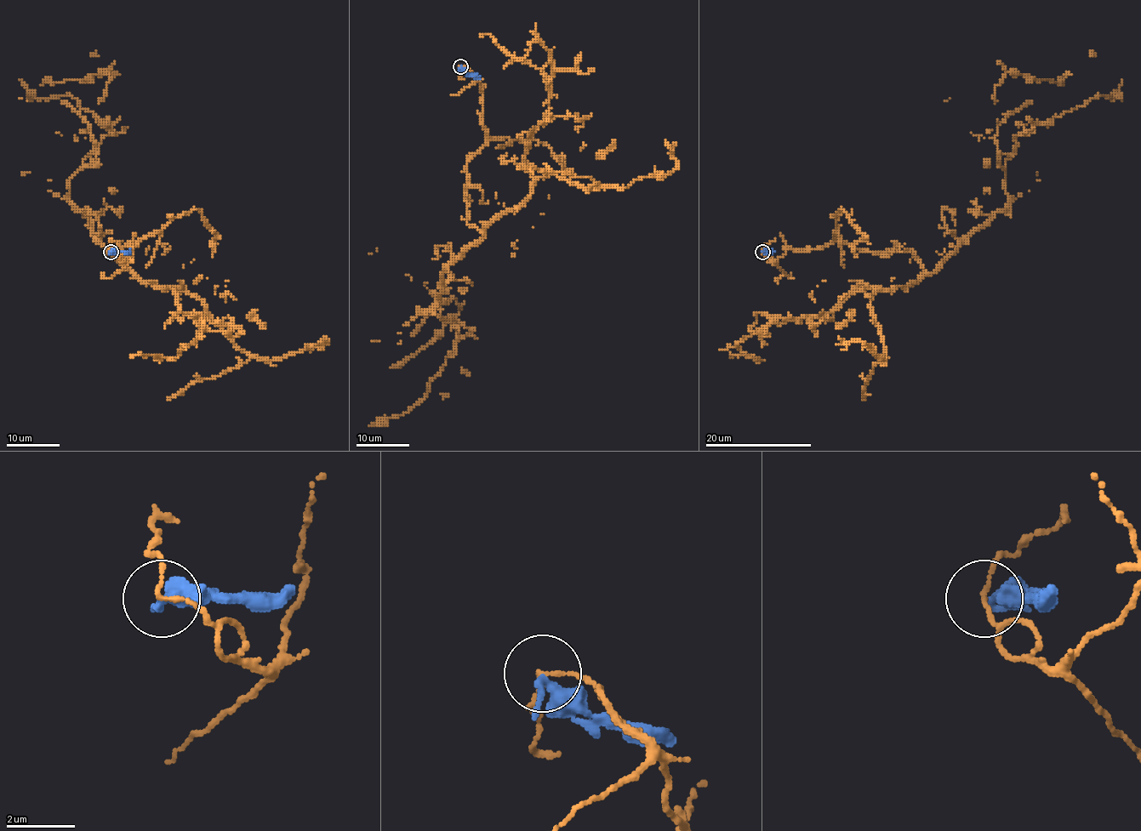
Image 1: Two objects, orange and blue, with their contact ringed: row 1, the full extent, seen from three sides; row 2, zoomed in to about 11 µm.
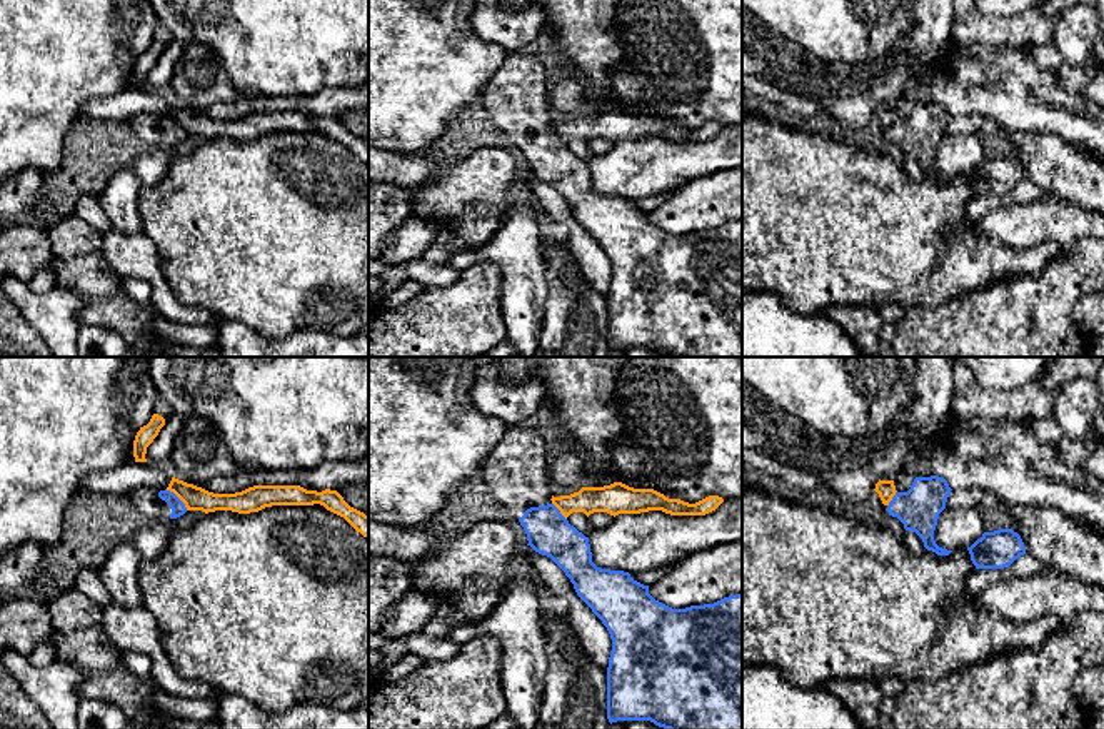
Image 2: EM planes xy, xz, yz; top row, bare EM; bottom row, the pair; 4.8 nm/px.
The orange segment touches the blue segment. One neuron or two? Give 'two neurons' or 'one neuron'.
two neurons

